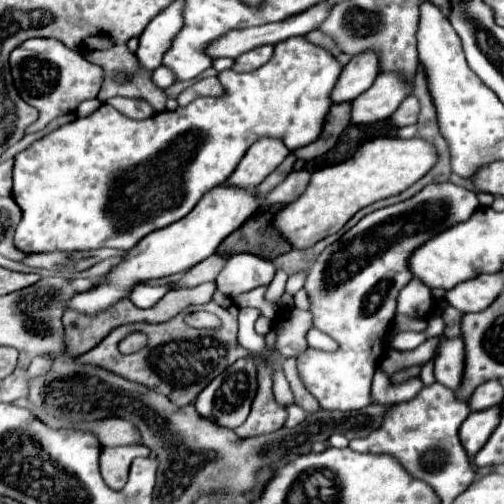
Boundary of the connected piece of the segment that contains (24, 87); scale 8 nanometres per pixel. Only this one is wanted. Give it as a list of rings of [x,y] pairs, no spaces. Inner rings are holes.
[[[30,38],[22,42],[10,52],[10,72],[20,98],[40,112],[40,118],[28,126],[26,134],[44,130],[44,126],[56,116],[74,112],[80,102],[96,98],[104,84],[104,70],[98,64],[84,60],[78,52],[66,48],[56,38]]]

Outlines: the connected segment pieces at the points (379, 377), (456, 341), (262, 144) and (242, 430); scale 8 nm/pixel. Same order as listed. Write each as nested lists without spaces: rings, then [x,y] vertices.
[[[378,370],[372,380],[370,396],[372,396],[374,404],[398,404],[398,402],[412,400],[420,392],[422,386],[424,384],[420,378],[408,378],[400,384],[392,384],[392,380],[382,370]]]
[[[442,338],[438,356],[434,358],[434,378],[448,386],[450,390],[456,390],[462,376],[462,338]]]
[[[260,138],[256,140],[224,186],[236,186],[244,190],[254,190],[286,156],[290,150],[276,138]]]
[[[254,358],[258,364],[258,390],[252,402],[252,412],[248,420],[238,426],[234,432],[240,438],[254,438],[260,434],[270,434],[282,428],[286,420],[286,412],[282,406],[276,404],[272,394],[272,368],[264,362]]]

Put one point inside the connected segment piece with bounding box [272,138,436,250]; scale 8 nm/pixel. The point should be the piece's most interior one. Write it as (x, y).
(381, 168)

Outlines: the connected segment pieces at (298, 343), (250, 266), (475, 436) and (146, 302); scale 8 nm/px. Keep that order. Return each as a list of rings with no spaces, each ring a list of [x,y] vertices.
[[[292,310],[292,316],[288,320],[276,322],[274,329],[276,330],[275,349],[286,358],[297,357],[306,344],[306,332],[312,328],[310,322],[310,312],[306,310]]]
[[[234,254],[226,260],[226,266],[216,278],[218,290],[226,298],[236,298],[258,286],[268,286],[276,268],[254,254]]]
[[[498,406],[482,410],[478,414],[470,412],[470,416],[460,426],[460,442],[468,458],[474,458],[474,454],[486,444],[494,426],[498,426]]]
[[[153,281],[134,286],[134,290],[132,290],[132,294],[130,294],[130,300],[132,300],[138,308],[150,308],[150,306],[154,306],[154,304],[168,292],[168,288],[170,288],[170,286],[160,286],[158,283],[149,282]]]

